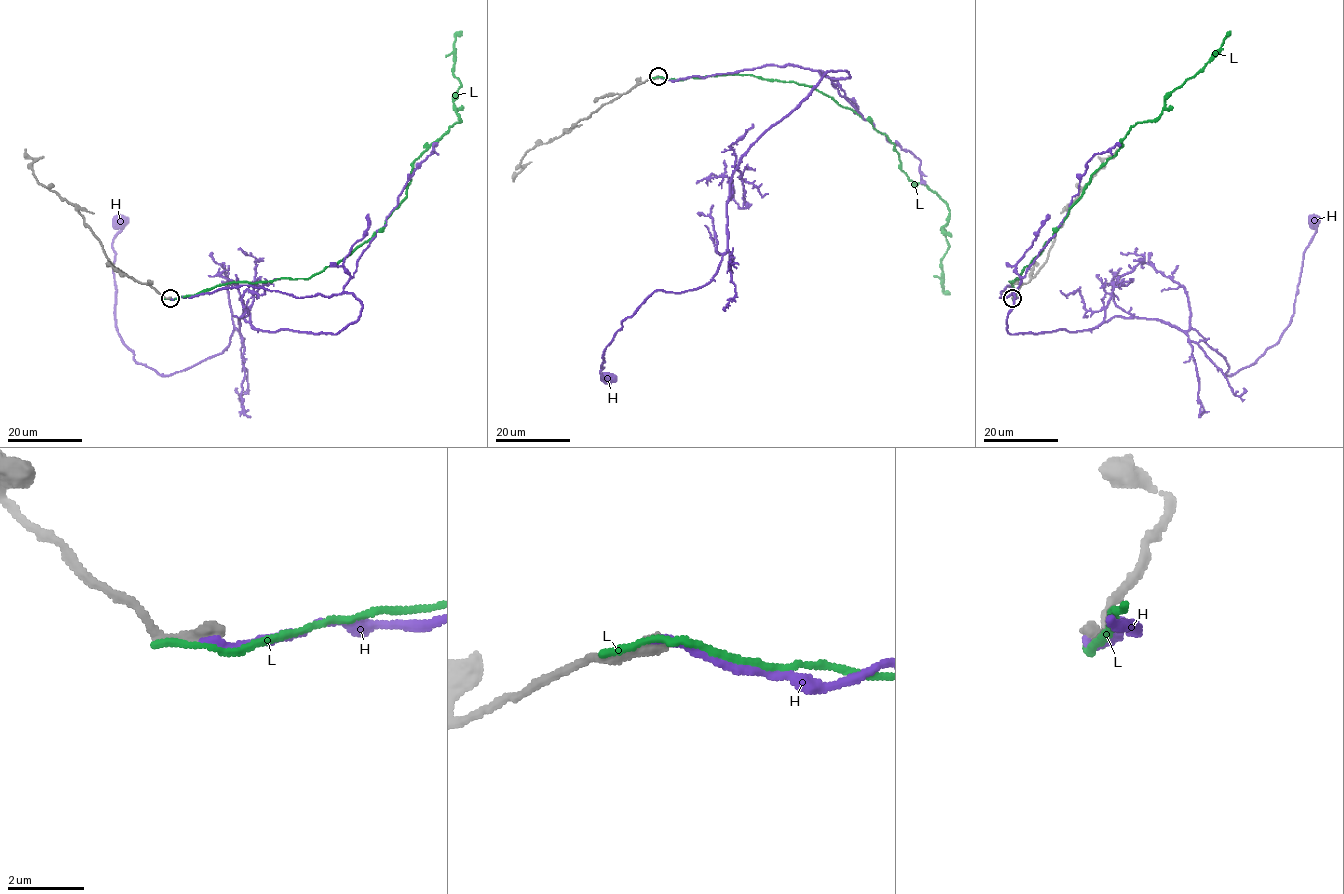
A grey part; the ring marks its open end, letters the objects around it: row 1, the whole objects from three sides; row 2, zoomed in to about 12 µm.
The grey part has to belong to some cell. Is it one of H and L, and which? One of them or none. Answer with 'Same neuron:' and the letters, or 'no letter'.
Same neuron: H

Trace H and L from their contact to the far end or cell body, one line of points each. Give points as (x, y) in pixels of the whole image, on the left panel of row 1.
H: (170, 298), (248, 285), (362, 311), (337, 334), (242, 316), (221, 353), (161, 375), (115, 323), (120, 220)
L: (167, 299), (231, 282), (308, 278), (379, 231), (406, 195), (412, 163), (461, 121), (453, 106), (461, 31)

